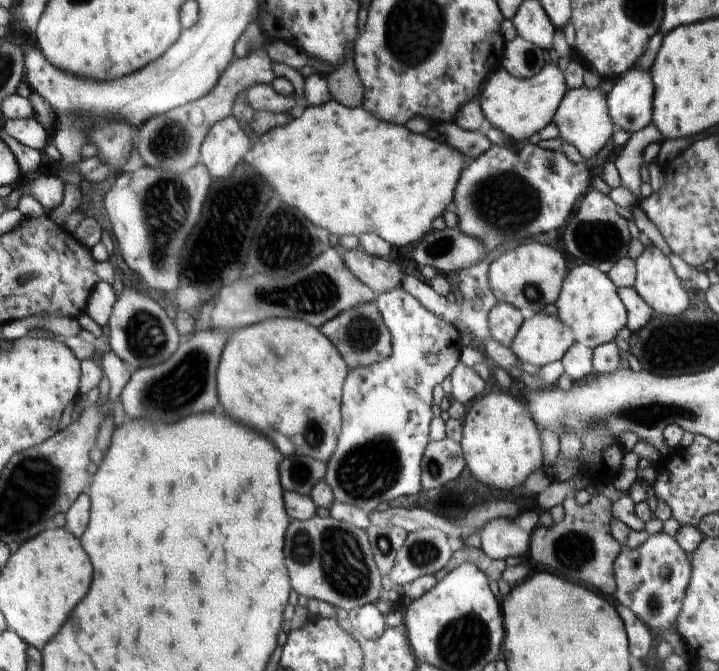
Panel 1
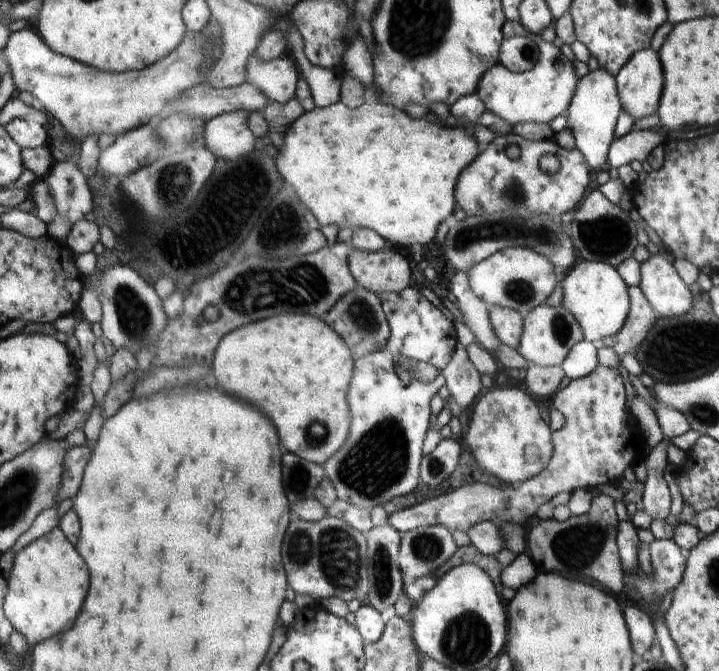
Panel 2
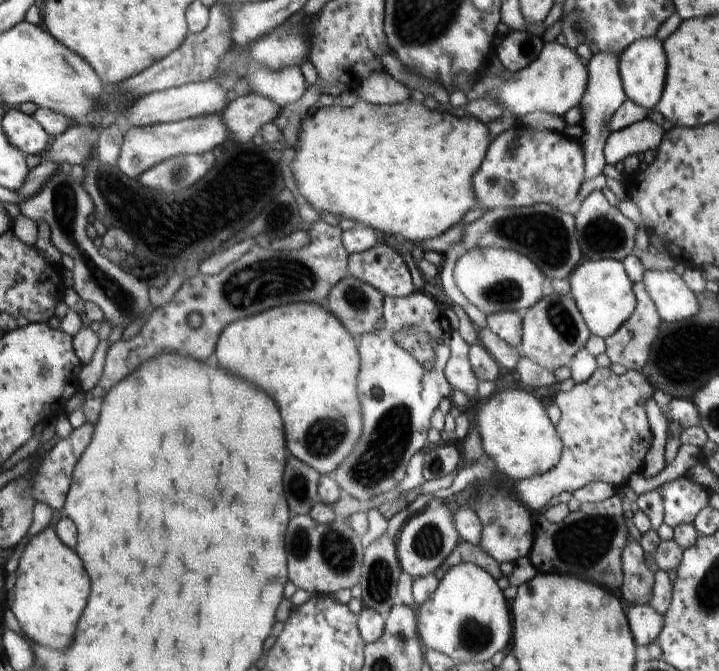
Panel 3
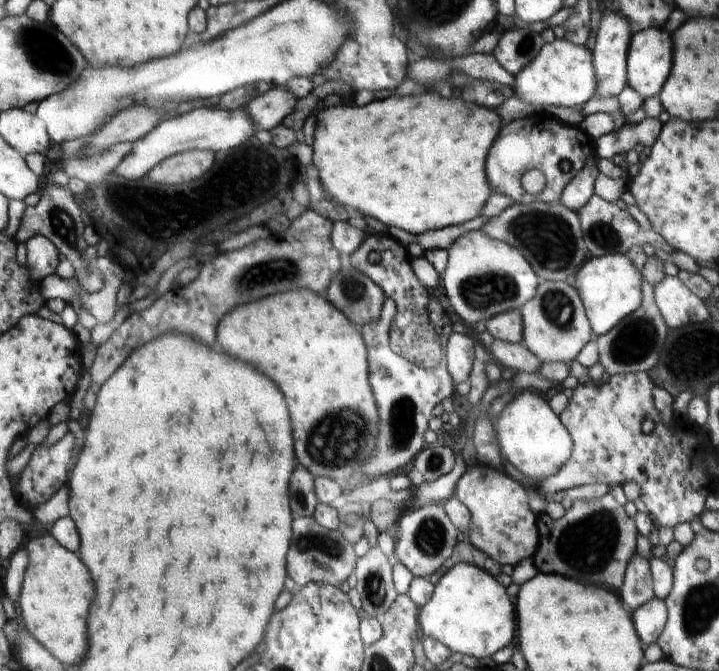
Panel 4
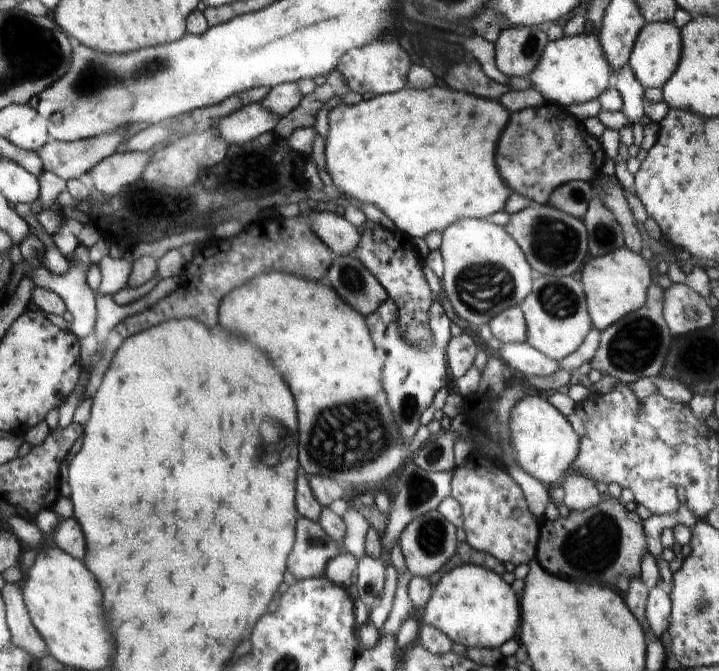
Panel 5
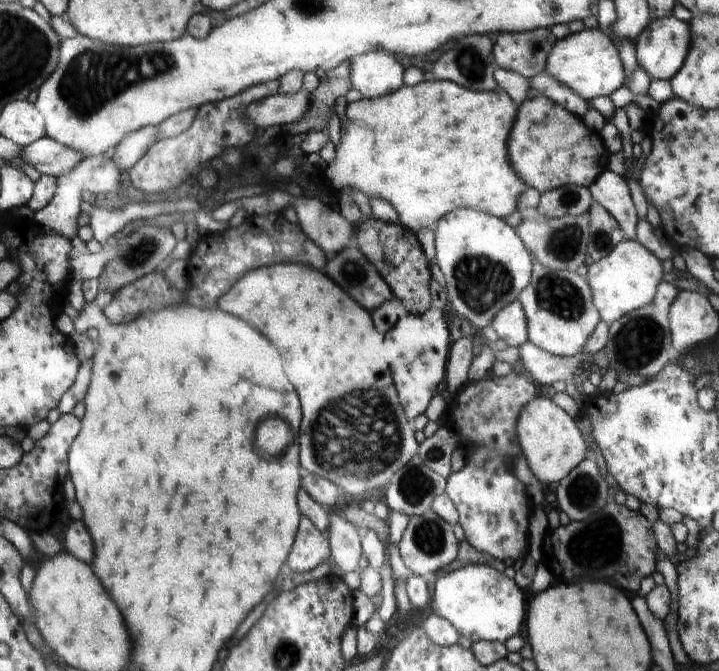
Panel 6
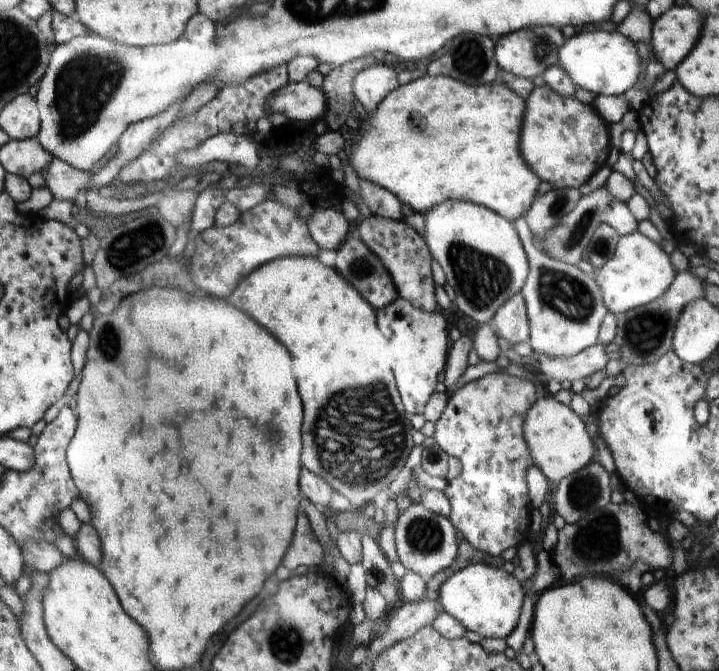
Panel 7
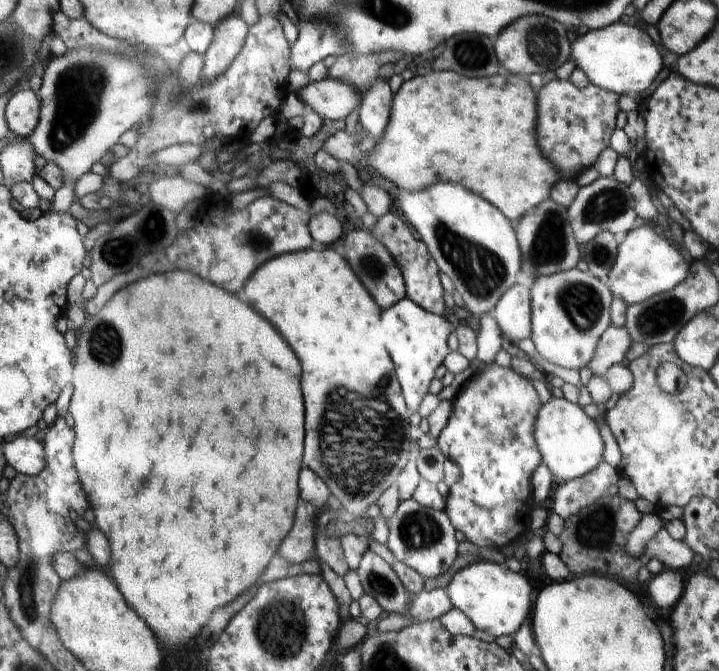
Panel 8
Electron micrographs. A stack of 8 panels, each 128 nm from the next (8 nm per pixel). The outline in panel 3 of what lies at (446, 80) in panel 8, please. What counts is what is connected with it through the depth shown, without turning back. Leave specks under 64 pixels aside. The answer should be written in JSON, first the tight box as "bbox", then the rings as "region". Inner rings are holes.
{"bbox":[292,100,490,243],"region":[[[358,100],[352,108],[343,107],[341,104],[329,107],[320,106],[314,114],[307,114],[297,128],[298,140],[297,147],[294,149],[296,156],[292,162],[292,172],[296,174],[300,194],[317,212],[331,212],[334,216],[354,220],[359,226],[372,227],[374,230],[380,230],[380,232],[392,234],[392,236],[400,234],[404,240],[410,240],[413,243],[425,243],[430,239],[442,236],[444,230],[448,230],[450,226],[454,227],[456,222],[462,220],[466,210],[474,208],[475,194],[474,188],[472,188],[472,176],[484,160],[486,148],[490,148],[488,146],[490,132],[486,134],[486,128],[482,124],[478,124],[472,116],[470,118],[466,118],[466,116],[456,118],[450,112],[438,112],[438,110],[430,112],[428,108],[424,108],[422,104],[416,104],[416,102],[404,102],[398,106],[376,106],[376,104],[368,104],[364,100]]]}

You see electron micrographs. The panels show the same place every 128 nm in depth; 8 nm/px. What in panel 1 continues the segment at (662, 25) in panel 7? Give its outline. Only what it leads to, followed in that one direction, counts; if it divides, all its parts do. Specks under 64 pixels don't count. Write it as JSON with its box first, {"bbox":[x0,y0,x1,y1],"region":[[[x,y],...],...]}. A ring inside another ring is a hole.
{"bbox":[607,68,654,133],"region":[[[632,68],[627,75],[614,80],[613,88],[607,94],[607,107],[616,128],[636,133],[650,125],[654,121],[654,96],[654,82],[651,80],[649,71]]]}

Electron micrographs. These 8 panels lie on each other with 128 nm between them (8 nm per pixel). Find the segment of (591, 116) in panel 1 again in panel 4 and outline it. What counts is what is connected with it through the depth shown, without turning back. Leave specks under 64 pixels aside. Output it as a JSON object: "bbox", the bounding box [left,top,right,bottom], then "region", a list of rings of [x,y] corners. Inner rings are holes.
{"bbox":[559,13,631,210],"region":[[[614,13],[602,17],[591,52],[600,96],[618,98],[628,85],[627,52],[631,36],[629,24],[624,17]],[[588,163],[564,189],[559,200],[570,210],[579,209],[595,193],[595,180],[600,174],[597,163]]]}

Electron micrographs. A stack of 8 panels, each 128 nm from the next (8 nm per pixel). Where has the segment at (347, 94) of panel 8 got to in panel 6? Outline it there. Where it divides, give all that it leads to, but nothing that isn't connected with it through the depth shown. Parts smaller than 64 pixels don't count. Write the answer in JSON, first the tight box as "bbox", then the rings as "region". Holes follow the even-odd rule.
{"bbox":[247,88,310,130],"region":[[[302,88],[293,95],[277,92],[271,97],[251,102],[247,106],[247,118],[262,130],[276,124],[296,122],[303,117],[304,111],[310,105],[309,94],[310,92]]]}

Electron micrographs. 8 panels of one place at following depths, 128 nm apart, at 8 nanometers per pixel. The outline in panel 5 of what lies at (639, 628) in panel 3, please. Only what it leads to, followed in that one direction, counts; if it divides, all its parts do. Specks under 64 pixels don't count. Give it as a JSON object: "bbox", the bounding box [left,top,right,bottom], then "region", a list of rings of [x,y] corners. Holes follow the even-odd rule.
{"bbox":[644,585,671,639],"region":[[[661,585],[649,589],[644,611],[649,632],[654,639],[661,639],[664,631],[669,627],[671,615],[671,598]]]}

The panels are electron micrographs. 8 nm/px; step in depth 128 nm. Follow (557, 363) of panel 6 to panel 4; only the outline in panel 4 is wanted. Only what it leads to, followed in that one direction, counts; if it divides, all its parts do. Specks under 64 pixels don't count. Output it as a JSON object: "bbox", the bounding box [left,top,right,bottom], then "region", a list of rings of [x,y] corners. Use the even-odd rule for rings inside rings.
{"bbox":[488,339,542,373],"region":[[[495,339],[488,351],[496,362],[500,362],[502,366],[512,368],[518,373],[534,373],[542,364],[541,360],[533,352],[530,352],[523,343]]]}

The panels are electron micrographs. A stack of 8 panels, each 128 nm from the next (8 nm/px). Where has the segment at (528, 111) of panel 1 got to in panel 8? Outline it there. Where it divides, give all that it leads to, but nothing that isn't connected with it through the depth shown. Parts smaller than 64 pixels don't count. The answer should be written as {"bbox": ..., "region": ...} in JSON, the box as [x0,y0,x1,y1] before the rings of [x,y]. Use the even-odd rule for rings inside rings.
{"bbox":[571,21,662,95],"region":[[[619,21],[605,28],[590,29],[580,35],[571,44],[571,56],[591,86],[616,94],[638,95],[649,88],[662,70],[661,53],[652,42],[651,36],[639,24],[630,26]]]}

